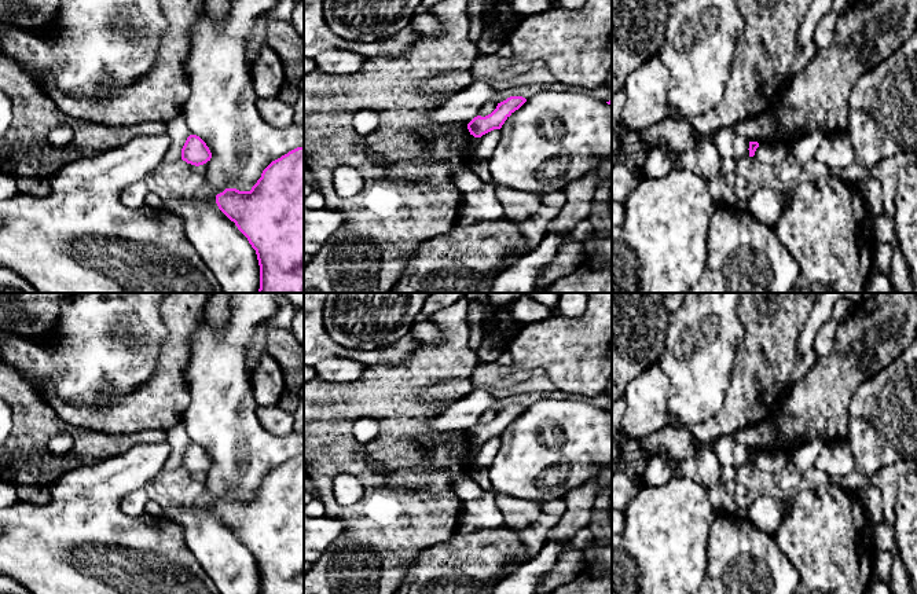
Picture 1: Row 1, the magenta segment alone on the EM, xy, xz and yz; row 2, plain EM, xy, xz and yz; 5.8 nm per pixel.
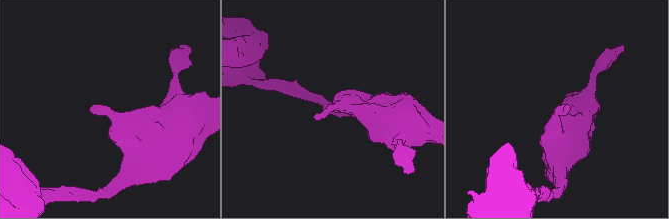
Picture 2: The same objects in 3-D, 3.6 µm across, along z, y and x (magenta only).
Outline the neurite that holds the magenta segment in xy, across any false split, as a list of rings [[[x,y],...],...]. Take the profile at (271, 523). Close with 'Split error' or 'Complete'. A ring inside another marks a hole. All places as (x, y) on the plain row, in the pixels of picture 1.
[[[304,455],[272,469],[250,499],[225,496],[216,512],[256,558],[260,594],[304,594]]]. Complete

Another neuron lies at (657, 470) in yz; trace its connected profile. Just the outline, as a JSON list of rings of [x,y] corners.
[[[656,456],[646,462],[642,480],[645,487],[660,487],[668,483],[675,472],[672,469],[672,461],[665,456]]]

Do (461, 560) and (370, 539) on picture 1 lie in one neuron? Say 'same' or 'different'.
different

